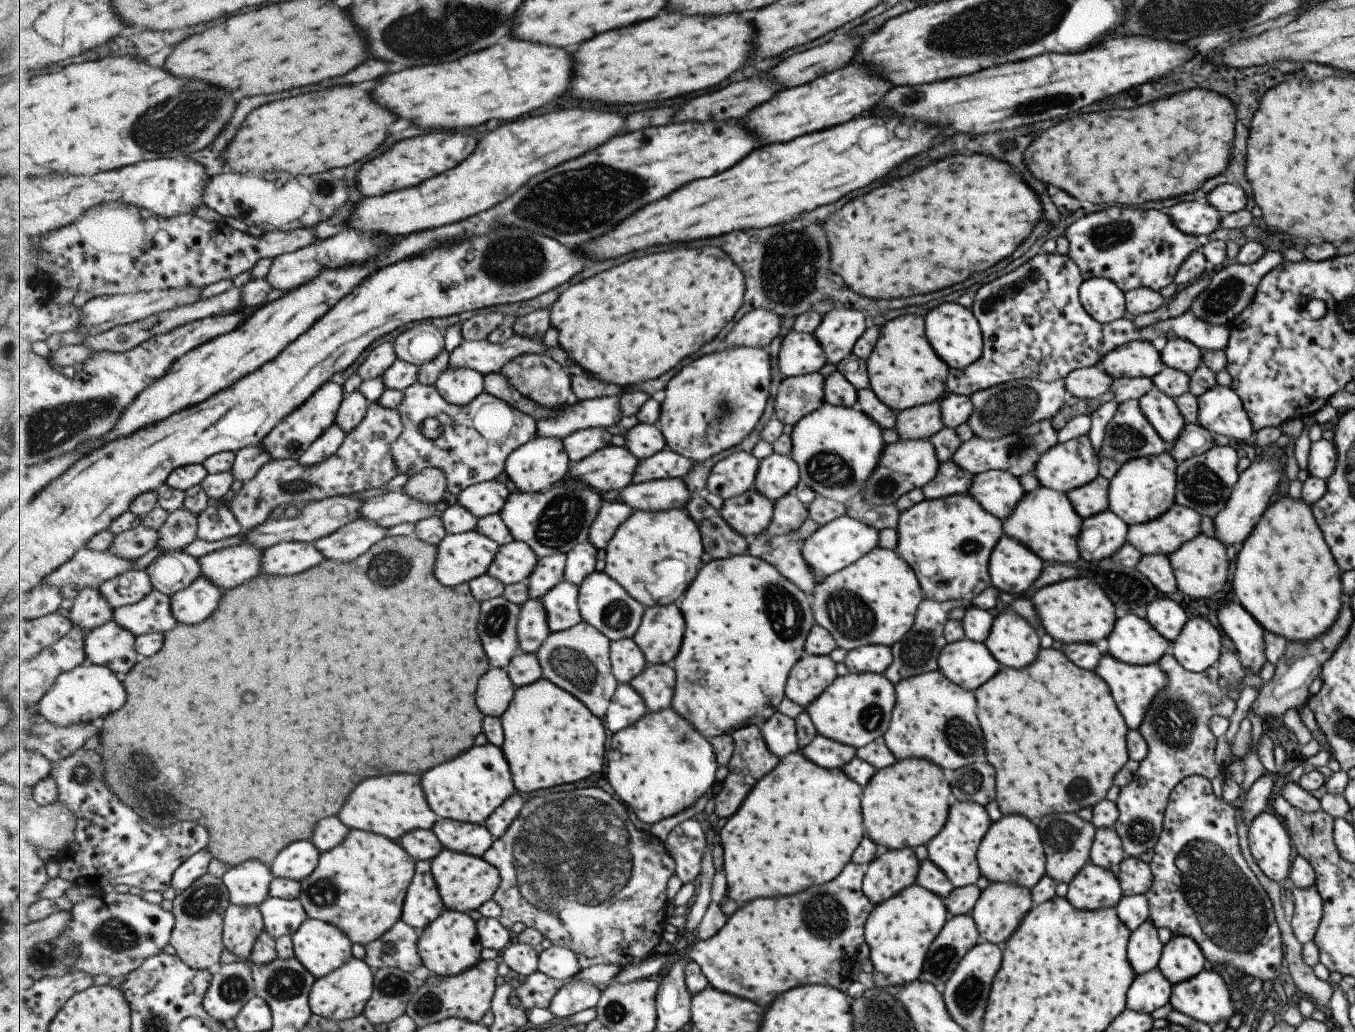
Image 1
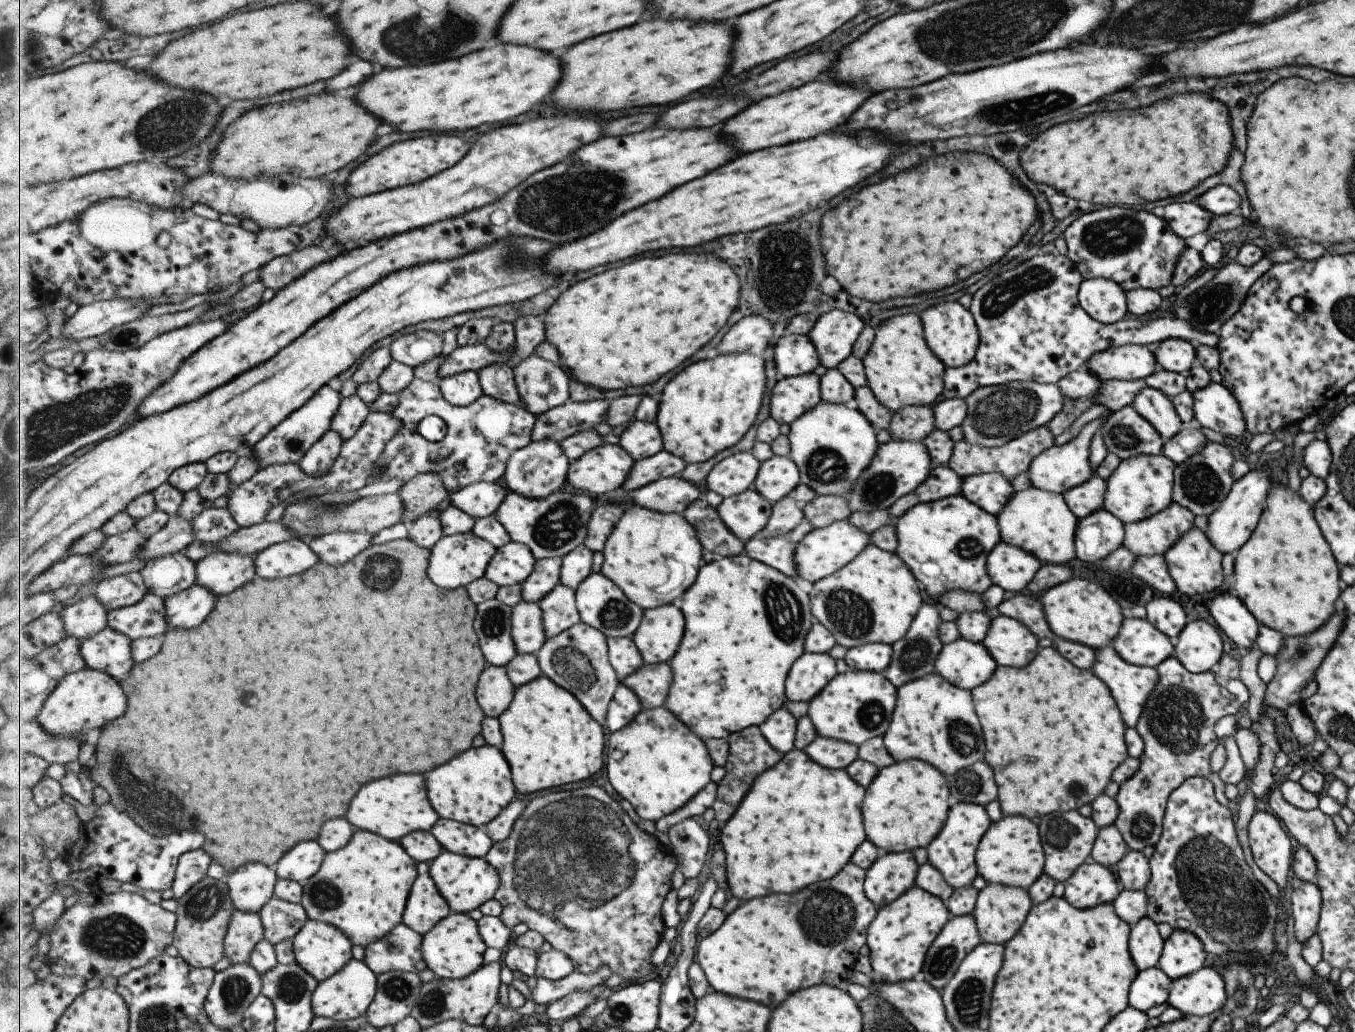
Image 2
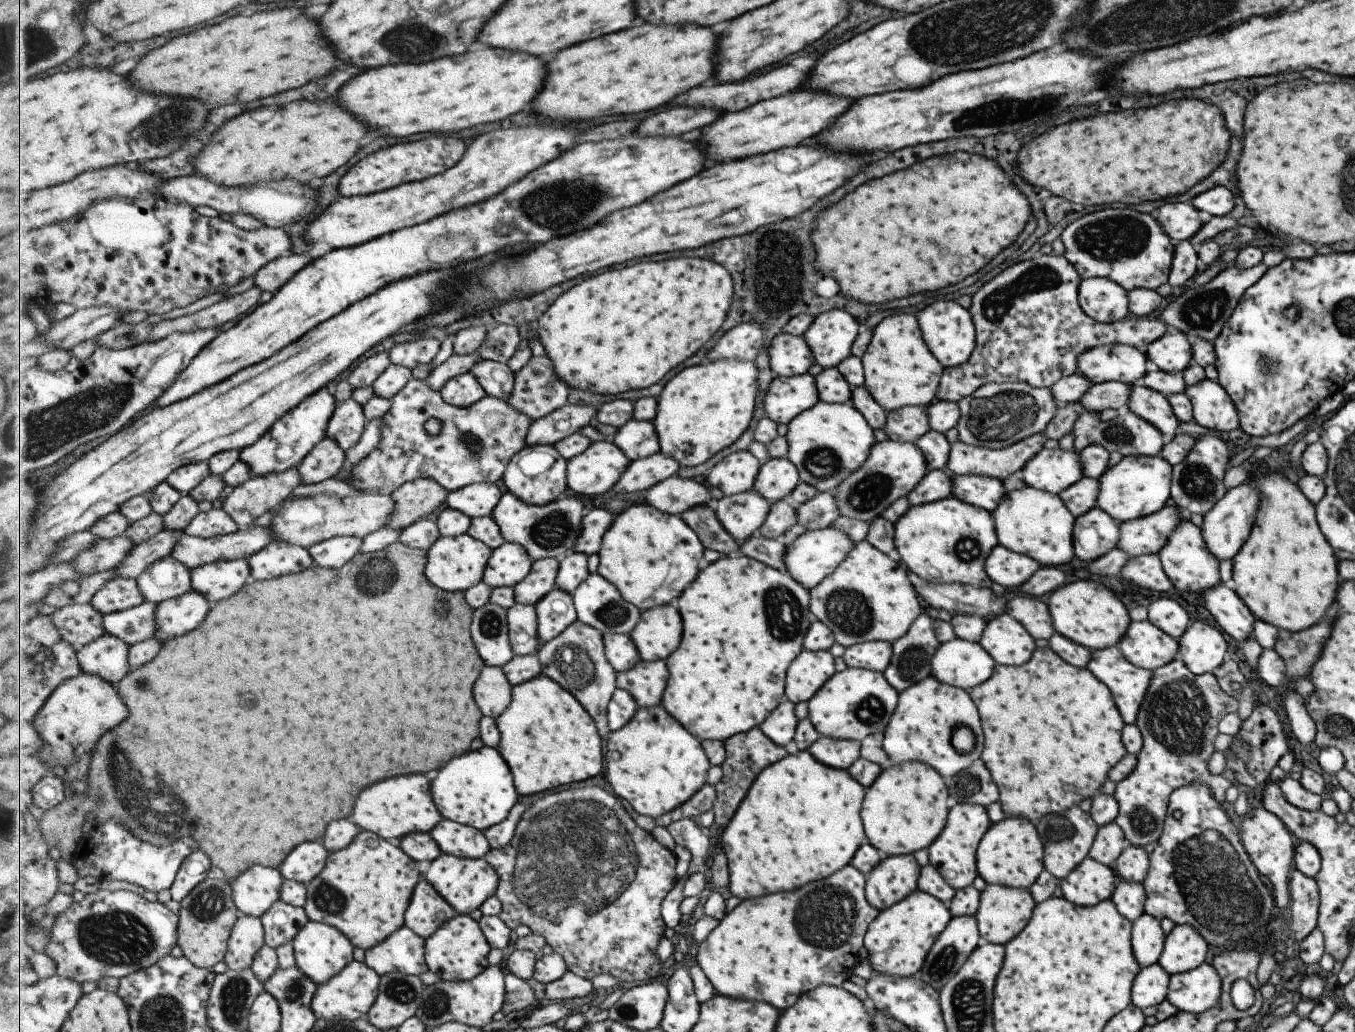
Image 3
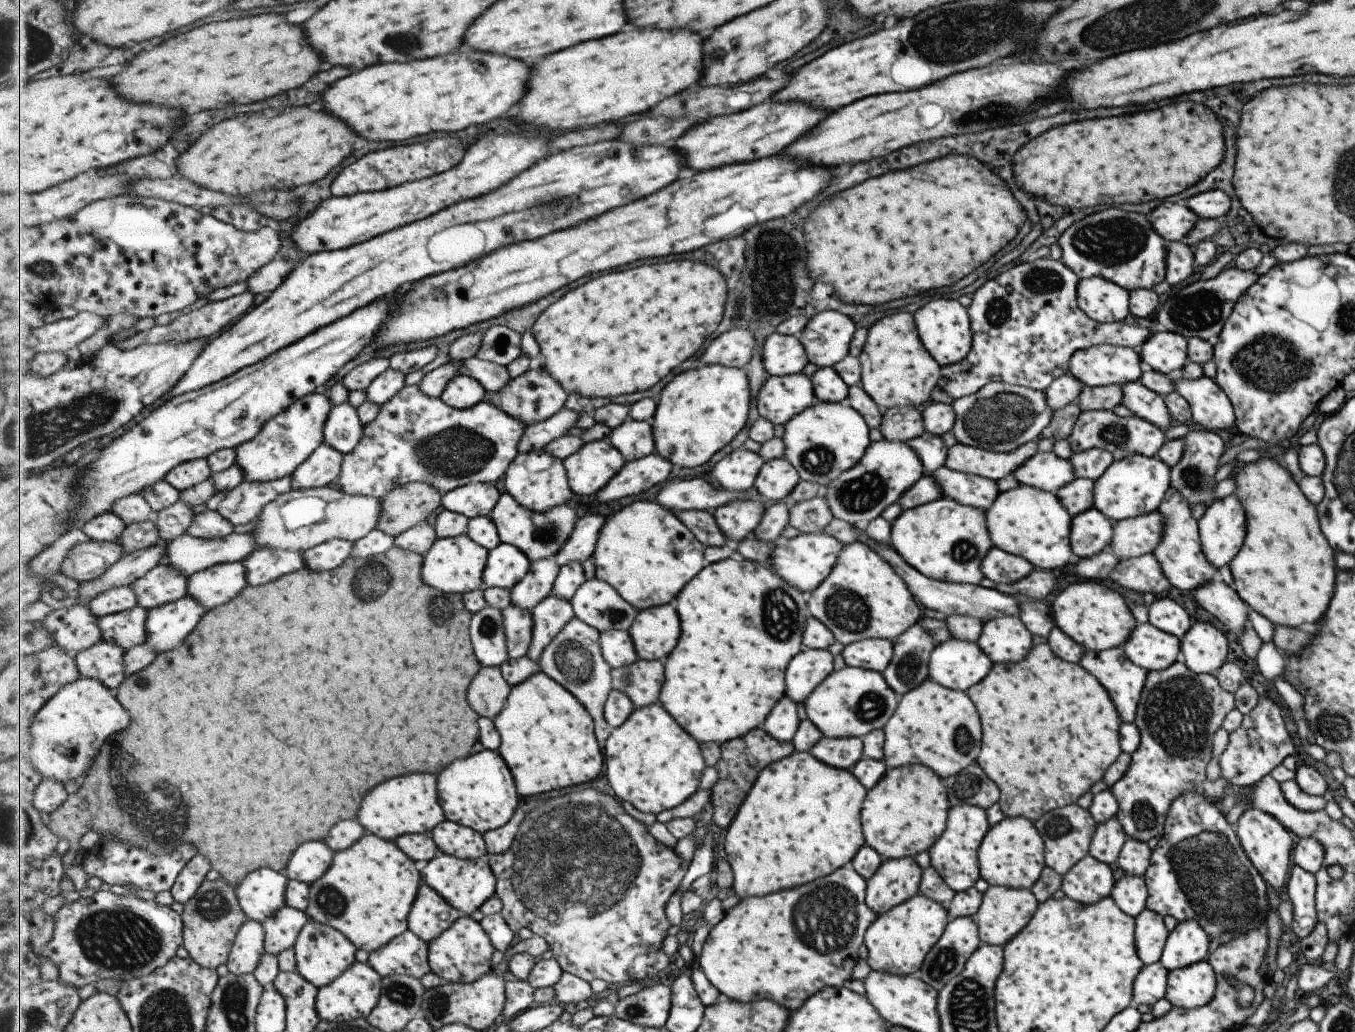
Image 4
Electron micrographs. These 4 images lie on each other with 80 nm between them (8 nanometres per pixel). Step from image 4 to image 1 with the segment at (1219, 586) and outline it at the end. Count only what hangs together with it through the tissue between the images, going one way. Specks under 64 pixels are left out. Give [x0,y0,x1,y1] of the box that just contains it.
[1216,601,1265,673]

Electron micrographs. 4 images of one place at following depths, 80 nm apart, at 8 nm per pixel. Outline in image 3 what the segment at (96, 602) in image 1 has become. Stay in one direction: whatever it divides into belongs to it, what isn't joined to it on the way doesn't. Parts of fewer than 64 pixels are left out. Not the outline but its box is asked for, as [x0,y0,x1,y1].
[50,602,107,652]

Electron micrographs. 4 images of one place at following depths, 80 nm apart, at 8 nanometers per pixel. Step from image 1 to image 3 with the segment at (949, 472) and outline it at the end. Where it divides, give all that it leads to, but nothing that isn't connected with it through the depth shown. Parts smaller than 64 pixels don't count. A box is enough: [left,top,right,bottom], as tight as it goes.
[905,469,951,507]

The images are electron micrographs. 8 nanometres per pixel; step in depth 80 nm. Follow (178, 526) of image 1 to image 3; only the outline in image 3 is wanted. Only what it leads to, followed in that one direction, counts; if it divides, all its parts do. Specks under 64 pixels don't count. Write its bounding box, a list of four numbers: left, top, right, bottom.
[115,531,185,579]

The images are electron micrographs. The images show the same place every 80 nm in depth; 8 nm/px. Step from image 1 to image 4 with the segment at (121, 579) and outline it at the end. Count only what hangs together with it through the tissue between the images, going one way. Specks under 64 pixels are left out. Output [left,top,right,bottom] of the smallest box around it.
[89,585,138,618]

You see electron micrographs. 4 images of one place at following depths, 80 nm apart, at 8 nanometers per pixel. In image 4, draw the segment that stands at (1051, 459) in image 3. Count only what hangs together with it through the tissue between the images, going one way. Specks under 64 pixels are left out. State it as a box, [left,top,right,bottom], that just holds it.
[1013,451,1074,493]

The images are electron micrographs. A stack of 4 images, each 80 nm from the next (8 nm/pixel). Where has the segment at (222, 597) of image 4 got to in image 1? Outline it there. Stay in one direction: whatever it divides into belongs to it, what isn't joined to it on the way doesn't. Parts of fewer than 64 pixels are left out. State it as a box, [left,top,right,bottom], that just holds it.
[199,544,264,590]

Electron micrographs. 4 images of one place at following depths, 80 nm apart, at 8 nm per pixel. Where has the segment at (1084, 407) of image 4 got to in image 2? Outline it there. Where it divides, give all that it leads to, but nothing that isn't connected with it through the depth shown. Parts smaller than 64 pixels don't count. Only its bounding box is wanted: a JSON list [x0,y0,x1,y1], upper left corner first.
[1095,379,1143,411]

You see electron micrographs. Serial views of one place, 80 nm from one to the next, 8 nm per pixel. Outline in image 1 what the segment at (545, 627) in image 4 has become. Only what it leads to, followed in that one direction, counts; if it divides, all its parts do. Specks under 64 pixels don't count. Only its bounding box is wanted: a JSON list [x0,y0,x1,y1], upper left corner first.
[543,580,583,633]

